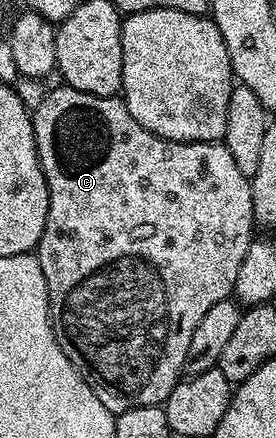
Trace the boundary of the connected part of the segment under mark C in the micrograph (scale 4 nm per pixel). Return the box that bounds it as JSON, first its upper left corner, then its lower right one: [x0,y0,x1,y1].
[32,84,256,416]

